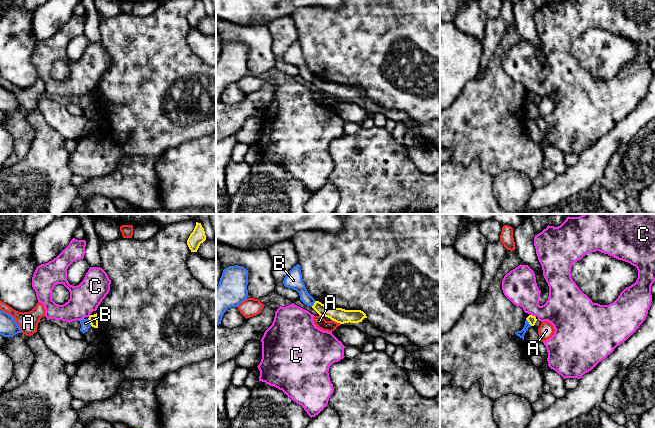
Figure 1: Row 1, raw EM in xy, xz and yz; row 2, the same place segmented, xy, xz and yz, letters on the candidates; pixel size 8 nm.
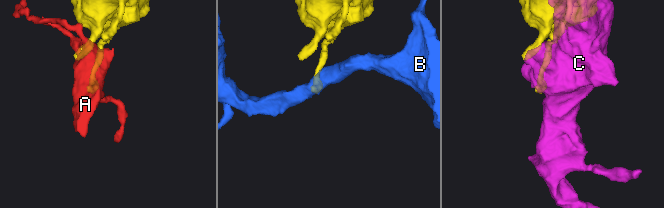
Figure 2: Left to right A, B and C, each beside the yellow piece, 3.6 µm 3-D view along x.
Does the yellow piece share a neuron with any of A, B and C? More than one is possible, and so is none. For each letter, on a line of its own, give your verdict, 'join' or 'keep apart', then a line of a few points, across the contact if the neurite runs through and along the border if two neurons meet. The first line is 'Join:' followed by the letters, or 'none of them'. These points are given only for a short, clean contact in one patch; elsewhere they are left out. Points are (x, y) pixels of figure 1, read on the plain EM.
Join: none of them
A: keep apart | xz (331, 95), (340, 100)
B: keep apart | xy (88, 94), (91, 101)
C: keep apart

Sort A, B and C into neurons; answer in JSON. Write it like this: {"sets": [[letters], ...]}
{"sets": [["A"], ["B"], ["C"]]}

